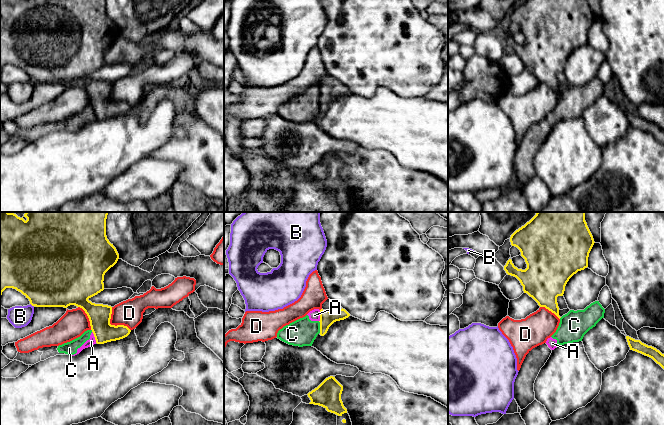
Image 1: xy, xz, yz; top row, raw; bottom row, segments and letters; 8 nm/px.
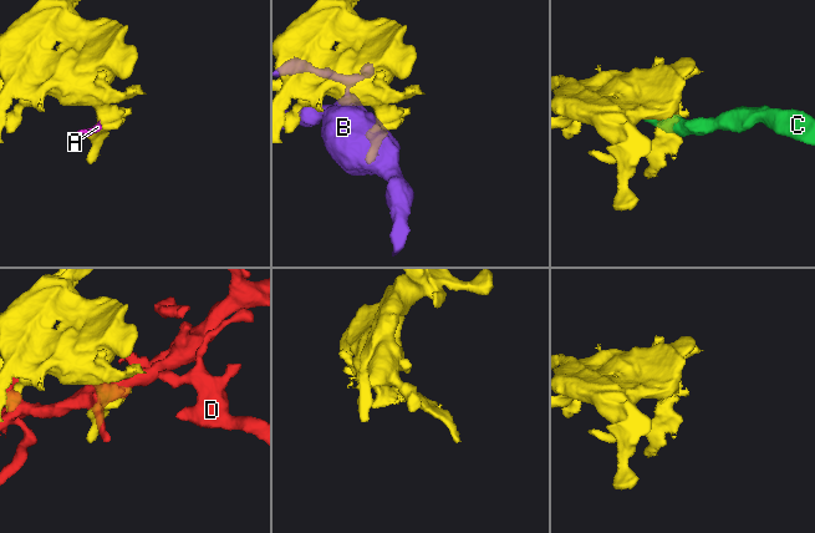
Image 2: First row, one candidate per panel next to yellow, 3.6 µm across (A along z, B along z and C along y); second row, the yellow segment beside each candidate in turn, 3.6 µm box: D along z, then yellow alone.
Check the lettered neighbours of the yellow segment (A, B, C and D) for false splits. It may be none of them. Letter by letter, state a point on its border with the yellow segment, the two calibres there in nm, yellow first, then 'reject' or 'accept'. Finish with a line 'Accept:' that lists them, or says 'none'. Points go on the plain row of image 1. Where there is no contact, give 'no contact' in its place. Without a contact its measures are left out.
A: contact xy (95, 113); calibres 180 and 60 nm; reject
B: contact xy (32, 81); calibres 460 and 170 nm; reject
C: contact xz (320, 103); calibres 120 and 220 nm; reject
D: contact xy (112, 101); calibres 180 and 220 nm; reject
Accept: none

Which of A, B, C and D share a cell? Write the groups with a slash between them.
A C / B / D

